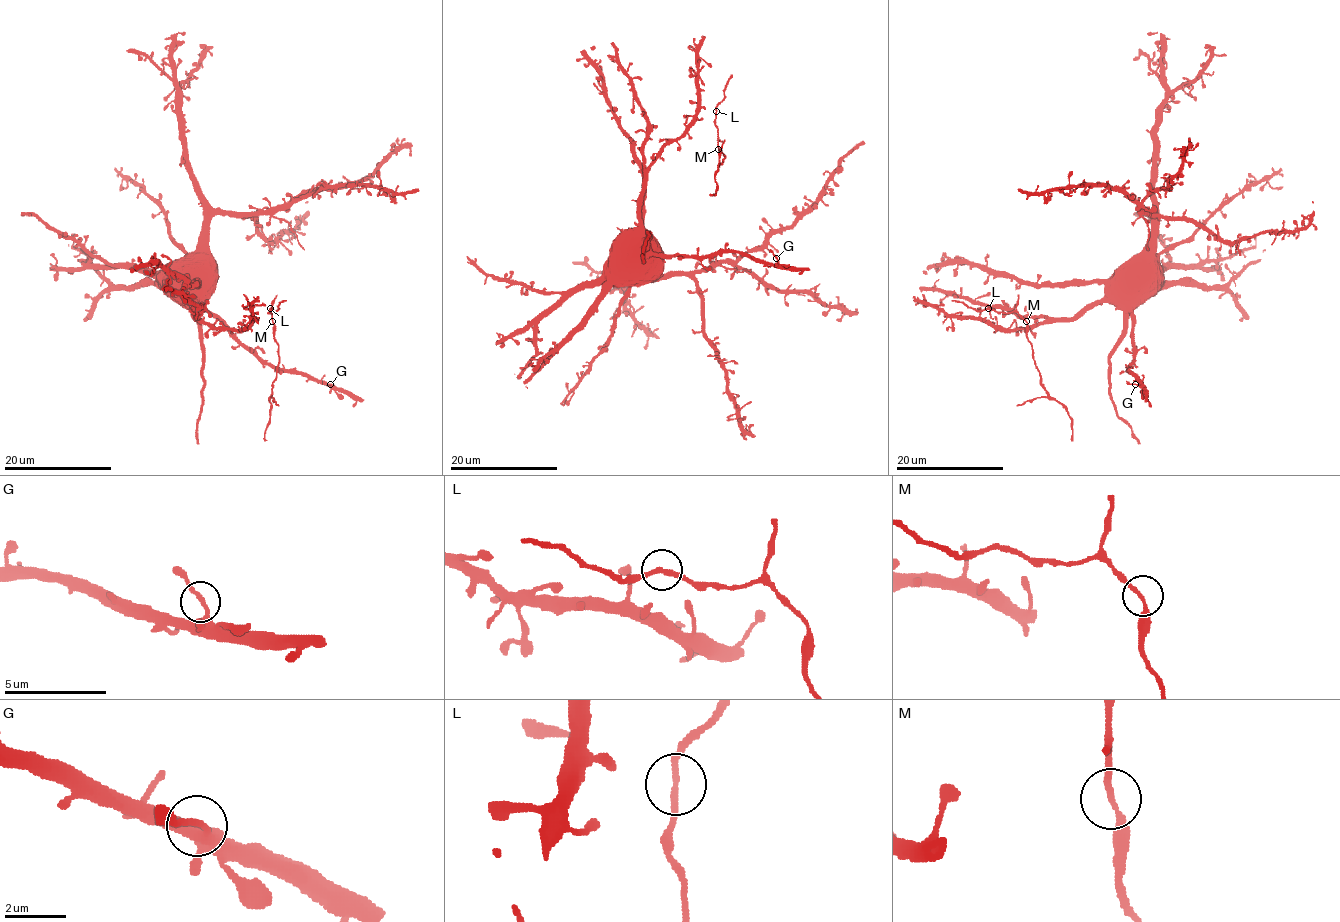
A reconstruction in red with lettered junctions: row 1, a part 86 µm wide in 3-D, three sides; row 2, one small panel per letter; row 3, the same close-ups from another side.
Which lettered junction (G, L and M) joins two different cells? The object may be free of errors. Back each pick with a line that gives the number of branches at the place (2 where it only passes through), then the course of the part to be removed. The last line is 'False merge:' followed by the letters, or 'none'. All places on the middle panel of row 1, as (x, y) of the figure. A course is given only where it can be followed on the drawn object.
False merge: none

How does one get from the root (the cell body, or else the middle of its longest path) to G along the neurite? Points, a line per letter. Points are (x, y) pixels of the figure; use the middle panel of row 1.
G: (647, 233), (651, 235), (651, 250), (658, 254), (741, 252), (772, 264), (776, 258)

